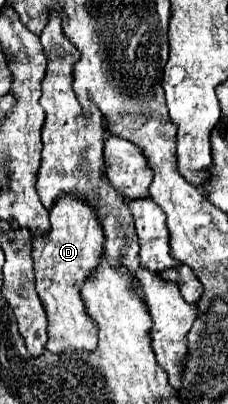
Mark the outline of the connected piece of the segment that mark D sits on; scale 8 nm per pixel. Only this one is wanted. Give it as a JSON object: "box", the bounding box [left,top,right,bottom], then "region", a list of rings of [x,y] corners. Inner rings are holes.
{"box":[32,195,102,353],"region":[[[62,195],[54,209],[50,211],[50,233],[44,237],[36,237],[32,243],[32,259],[34,259],[34,271],[36,271],[36,291],[42,299],[42,305],[48,315],[48,343],[46,349],[52,353],[64,353],[66,349],[72,351],[94,351],[98,347],[98,327],[94,327],[94,321],[86,315],[86,307],[80,297],[82,283],[92,277],[96,271],[100,257],[102,257],[102,227],[98,223],[98,217],[94,215],[92,207],[82,203],[82,199],[76,199],[74,195]]]}

